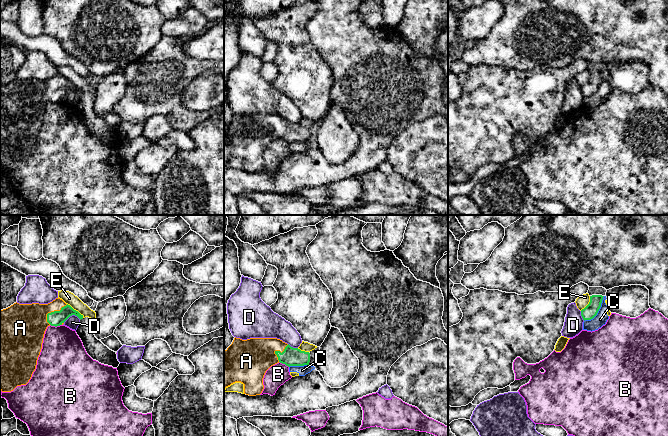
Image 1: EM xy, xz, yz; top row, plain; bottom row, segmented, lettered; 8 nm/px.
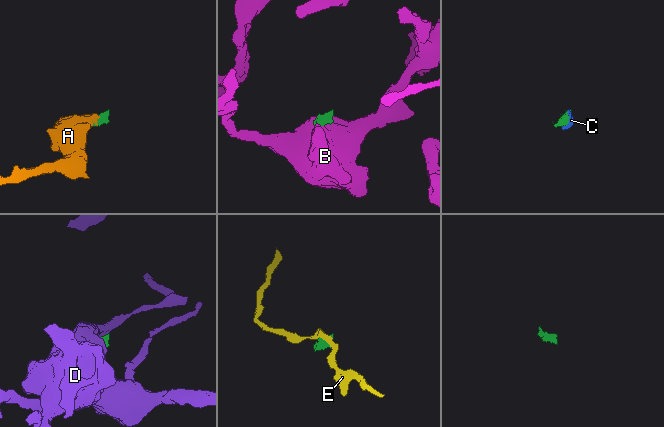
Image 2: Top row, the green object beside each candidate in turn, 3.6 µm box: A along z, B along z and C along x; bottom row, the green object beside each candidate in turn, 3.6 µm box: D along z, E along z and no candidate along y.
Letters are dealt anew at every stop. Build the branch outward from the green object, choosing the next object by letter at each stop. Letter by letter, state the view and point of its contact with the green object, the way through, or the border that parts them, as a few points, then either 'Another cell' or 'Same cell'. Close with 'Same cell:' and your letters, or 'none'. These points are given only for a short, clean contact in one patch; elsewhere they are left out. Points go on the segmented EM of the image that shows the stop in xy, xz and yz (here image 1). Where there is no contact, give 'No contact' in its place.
A: Touches green at xy (54, 311). Path across: xy (56, 318), (54, 311), (36, 317), (26, 324). Same cell
B: Touches green at xy (56, 326). Boundary: xy (50, 324), (55, 326), (61, 325). Another cell
C: Touches green at yz (598, 310). Boundary: yz (604, 296), (598, 312), (592, 318), (584, 321). Another cell
D: Touches green at xy (71, 315). Boundary: xy (80, 319), (70, 315), (63, 322). Another cell
E: Touches green at xy (75, 310). Boundary: xy (67, 303), (83, 317). Another cell
Same cell: A

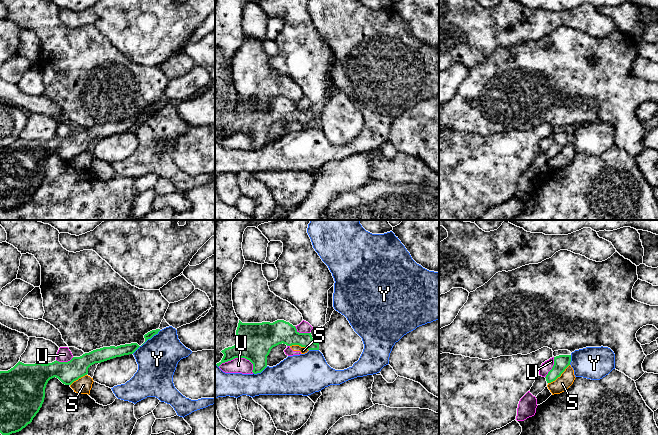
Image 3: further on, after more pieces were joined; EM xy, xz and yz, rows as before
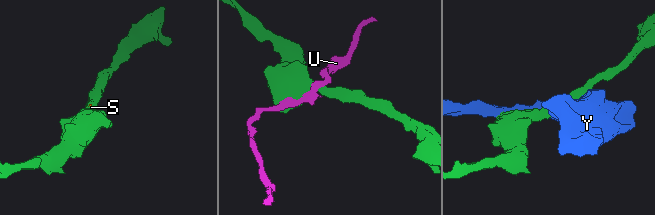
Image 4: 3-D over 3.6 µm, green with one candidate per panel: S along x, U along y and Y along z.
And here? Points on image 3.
S: Touches green at yz (559, 376). Boundary: yz (569, 364), (559, 376), (548, 383). Another cell
U: Touches green at xz (239, 357). Another cell
Y: Touches green at xy (146, 340). Another cell
Same cell: none

